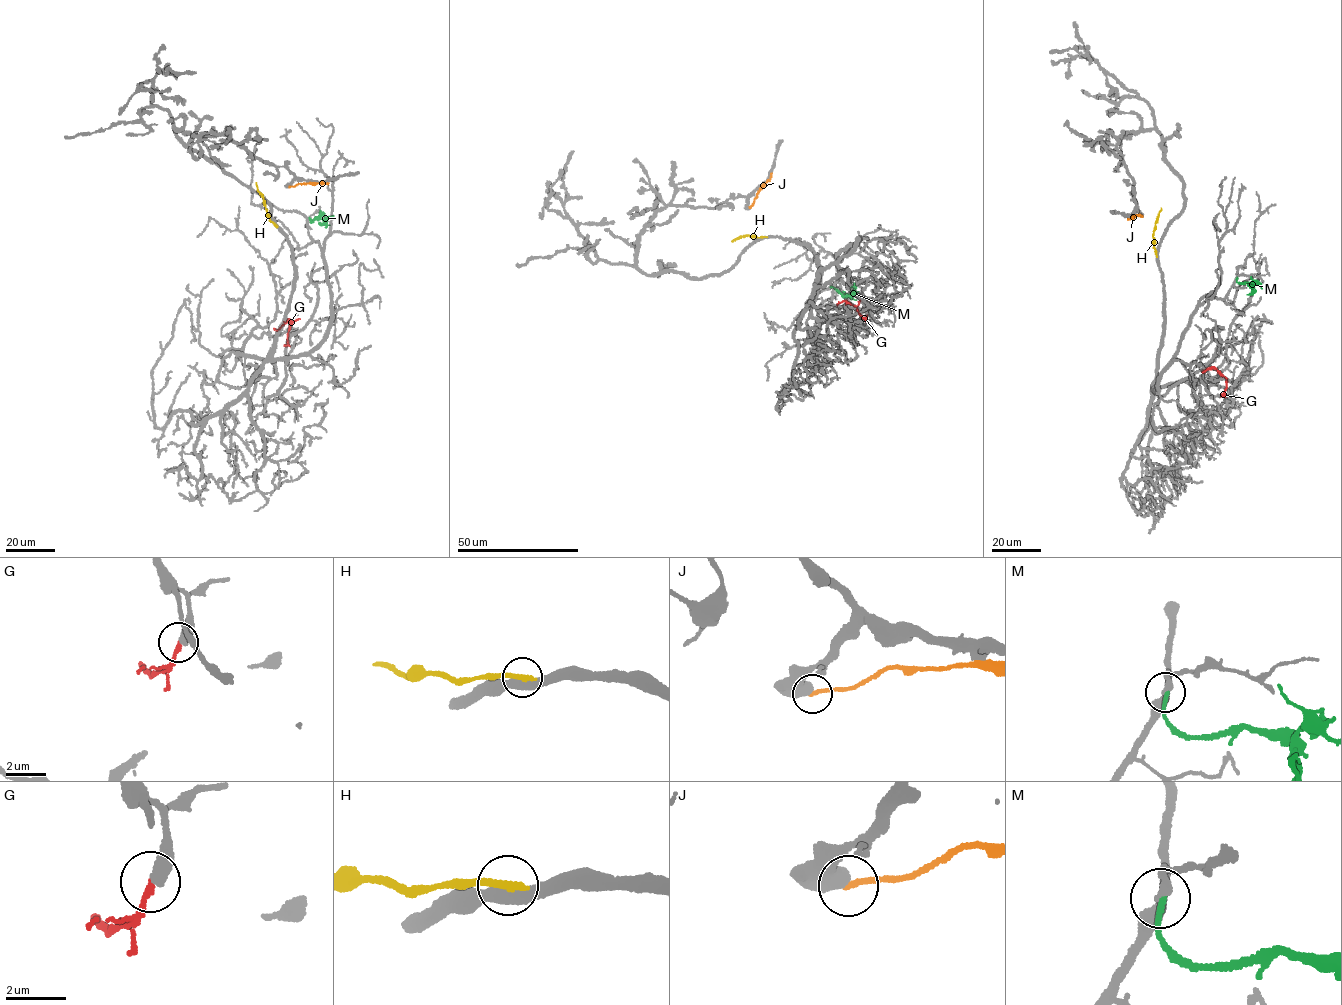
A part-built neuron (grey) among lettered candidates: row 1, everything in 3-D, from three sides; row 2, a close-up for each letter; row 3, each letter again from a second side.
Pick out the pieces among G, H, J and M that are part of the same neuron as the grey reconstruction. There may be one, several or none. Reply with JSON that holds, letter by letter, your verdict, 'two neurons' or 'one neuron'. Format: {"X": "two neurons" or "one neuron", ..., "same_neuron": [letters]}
{"G": "one neuron", "H": "two neurons", "J": "two neurons", "M": "two neurons", "same_neuron": ["G"]}

